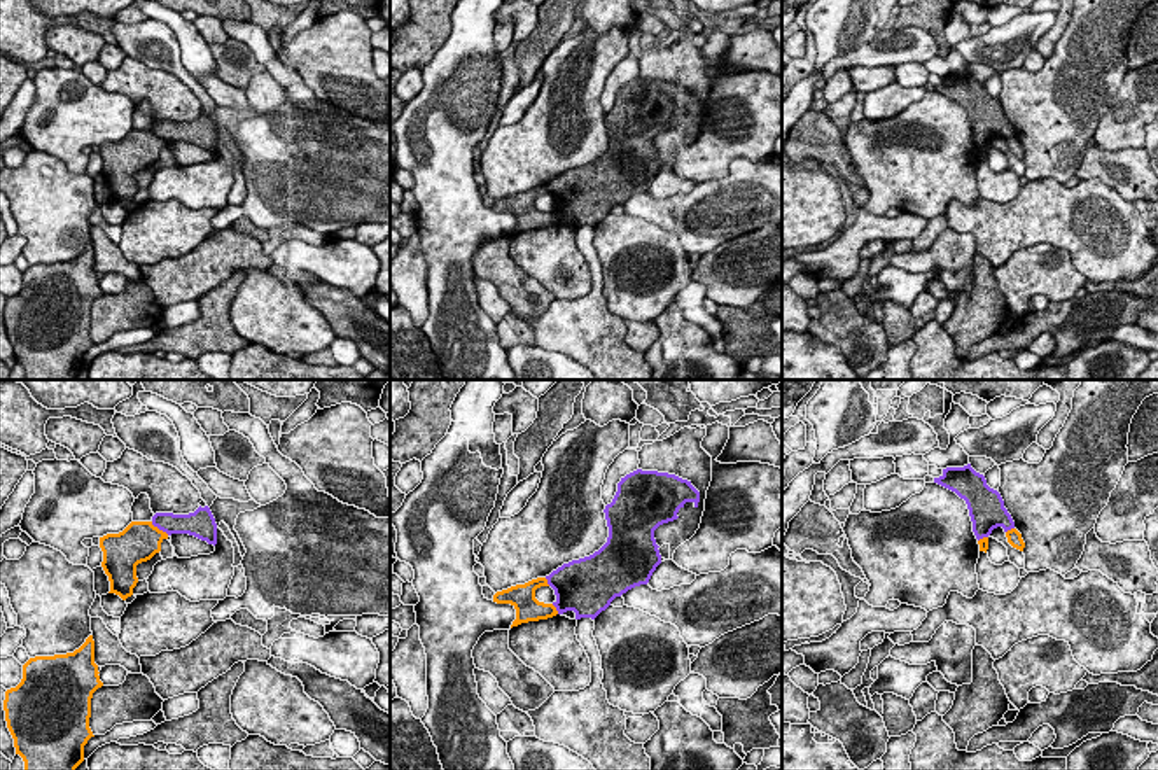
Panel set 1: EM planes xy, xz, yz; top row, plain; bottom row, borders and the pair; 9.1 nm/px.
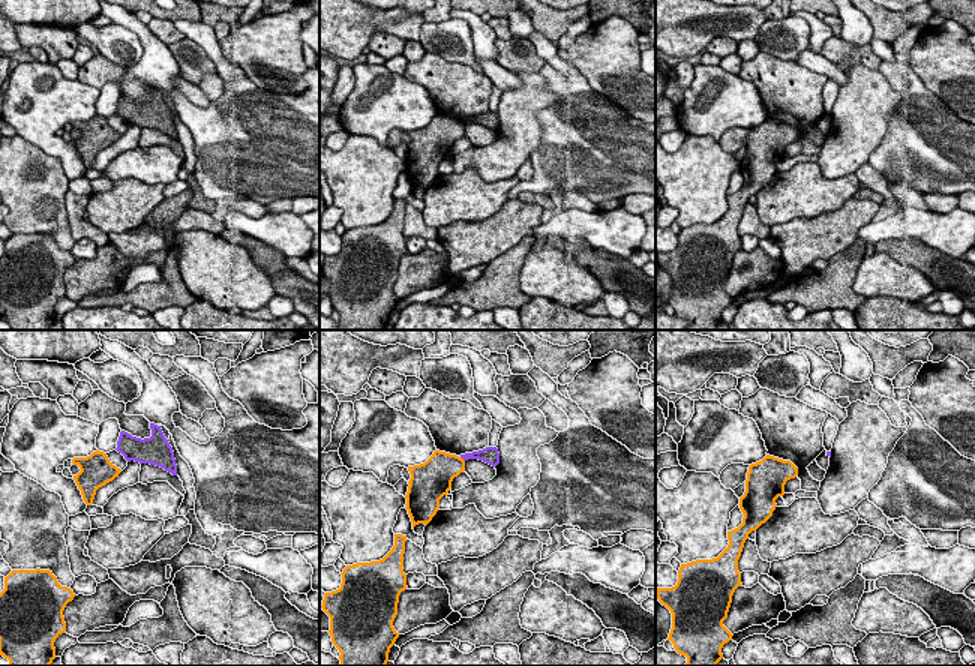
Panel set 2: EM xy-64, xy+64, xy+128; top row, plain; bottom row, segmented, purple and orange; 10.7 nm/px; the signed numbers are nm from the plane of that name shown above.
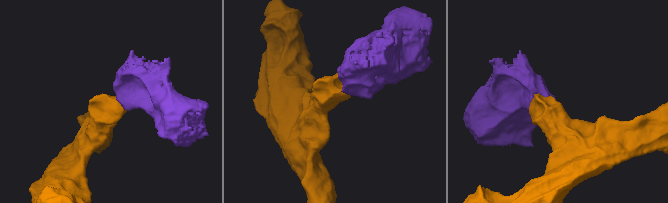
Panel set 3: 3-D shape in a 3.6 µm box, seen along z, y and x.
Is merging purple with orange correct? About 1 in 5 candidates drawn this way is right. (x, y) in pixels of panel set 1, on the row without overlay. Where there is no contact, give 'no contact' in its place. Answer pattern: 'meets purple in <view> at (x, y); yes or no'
meets purple in xy at (160, 137); no

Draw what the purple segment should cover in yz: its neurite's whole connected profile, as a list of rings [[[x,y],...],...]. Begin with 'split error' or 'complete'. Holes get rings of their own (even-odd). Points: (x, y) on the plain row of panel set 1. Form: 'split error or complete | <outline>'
complete | [[[971,72],[943,77],[943,82],[934,86],[934,91],[966,108],[978,149],[988,145],[997,135],[1002,135],[1004,140],[1015,136],[1015,130],[1004,116],[1001,102],[990,96],[985,84],[976,80]]]

